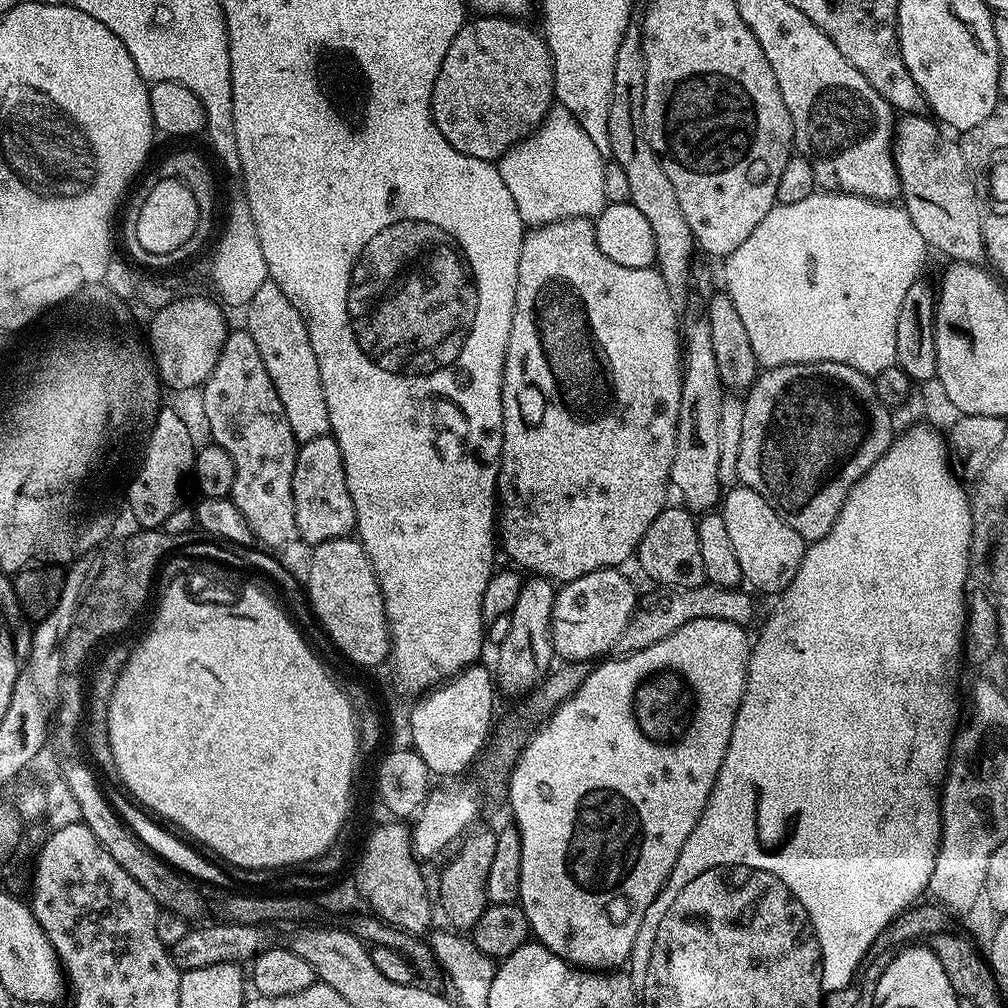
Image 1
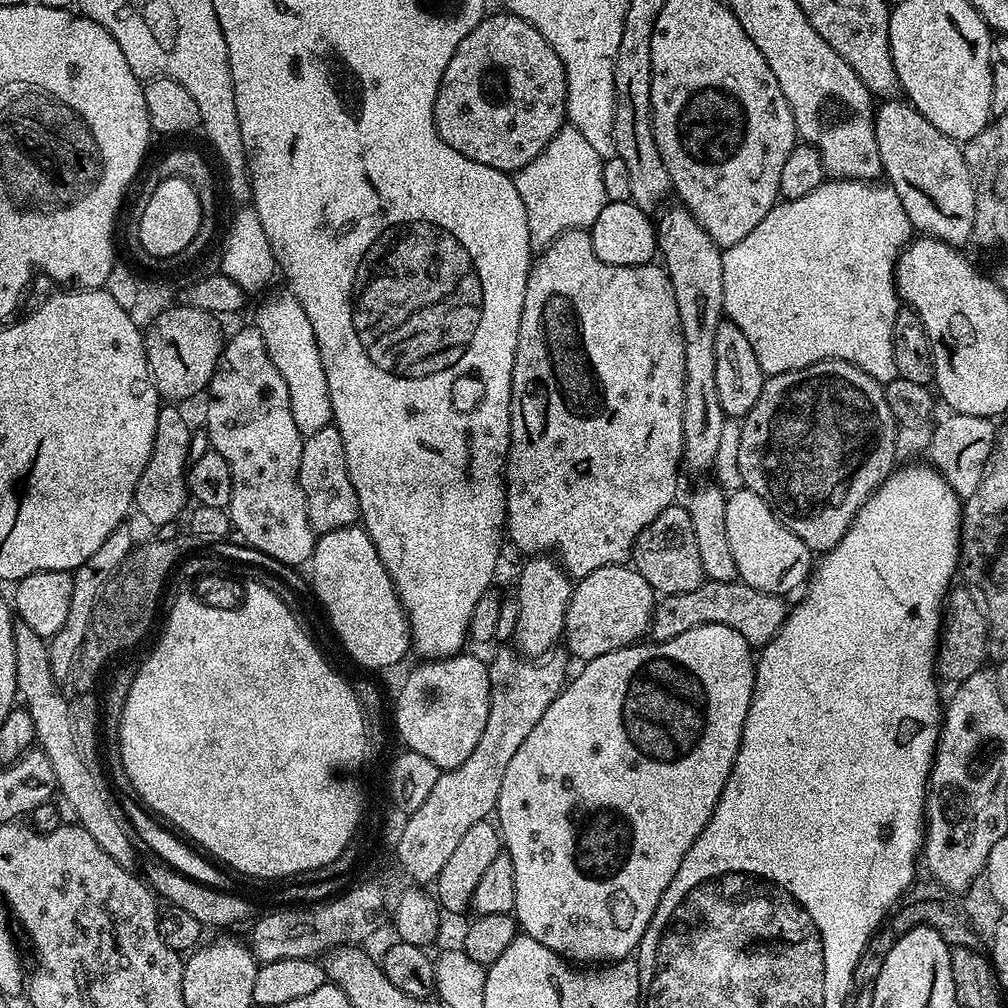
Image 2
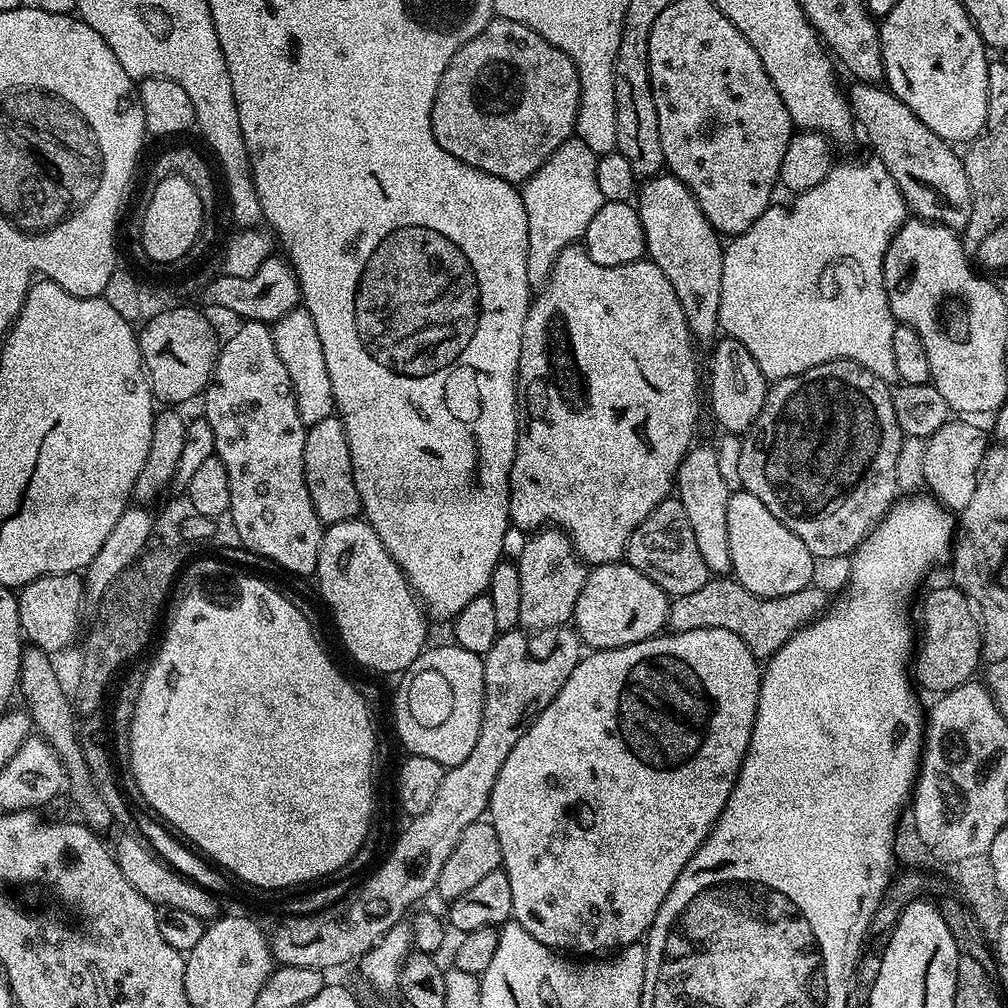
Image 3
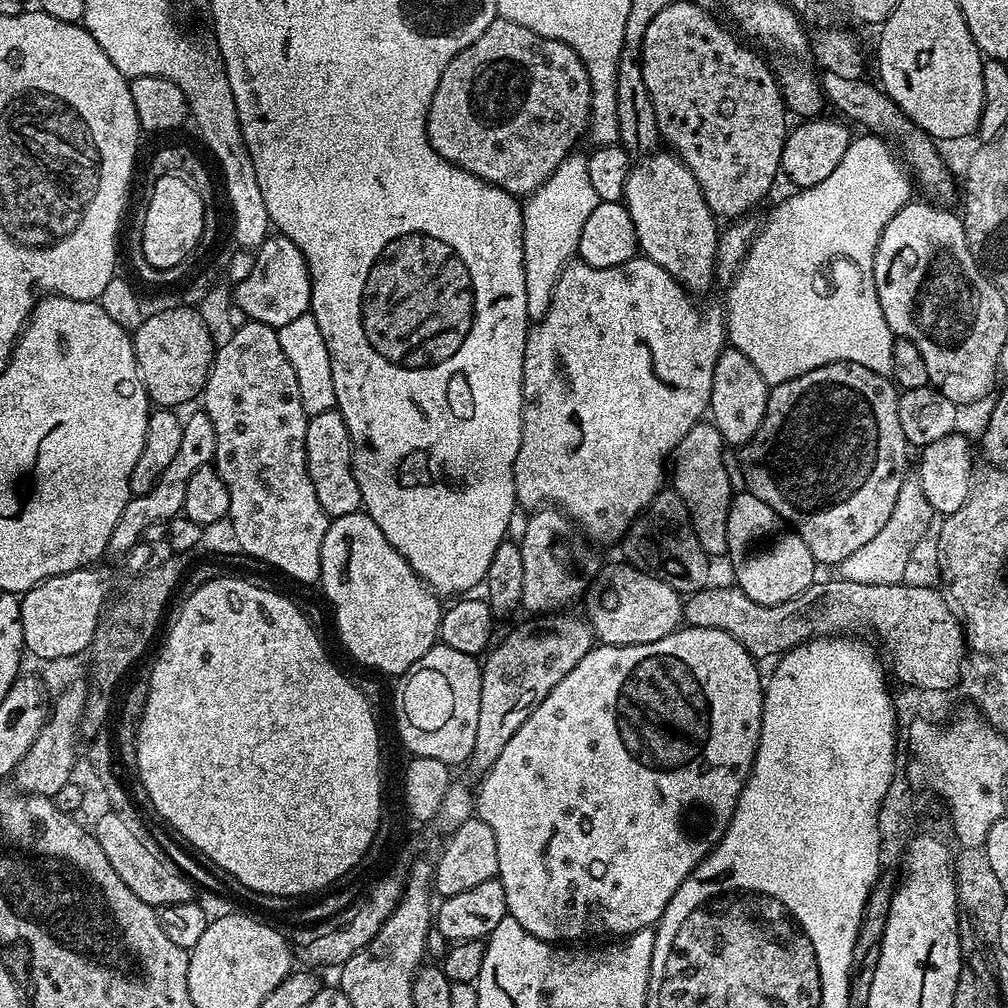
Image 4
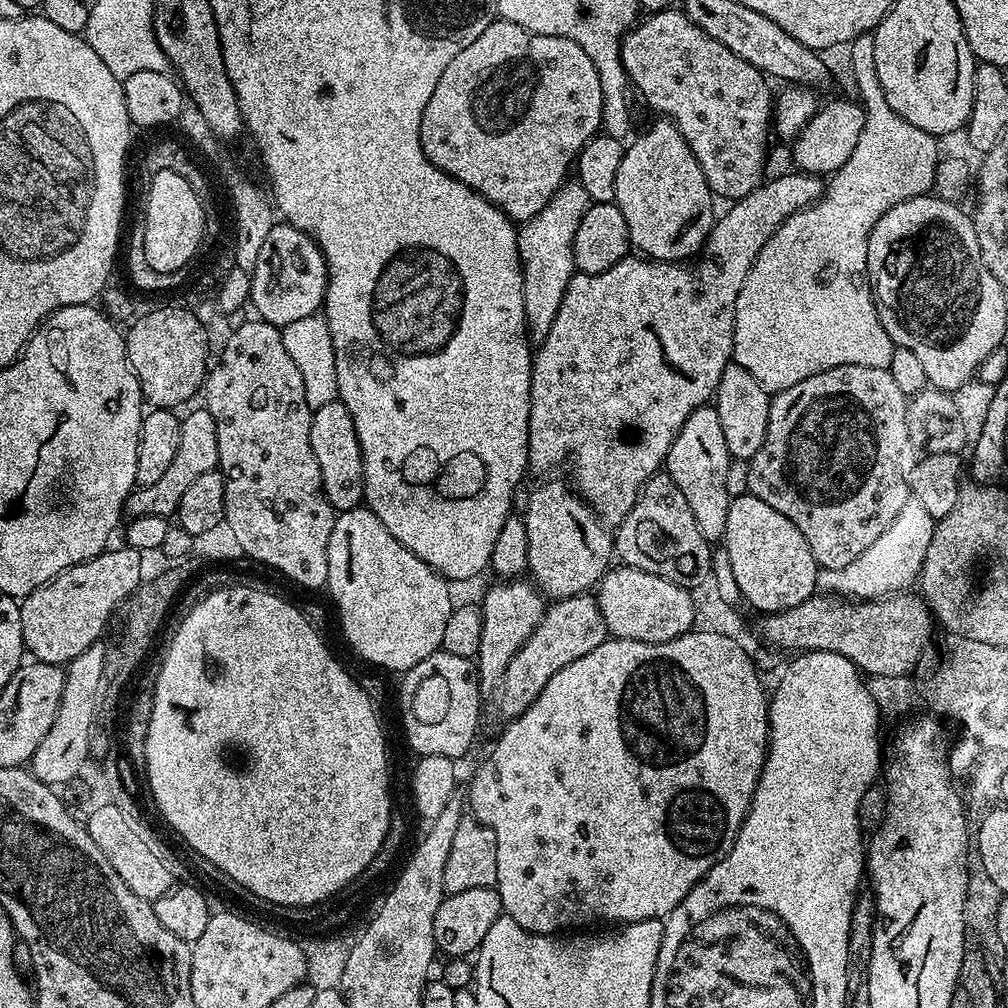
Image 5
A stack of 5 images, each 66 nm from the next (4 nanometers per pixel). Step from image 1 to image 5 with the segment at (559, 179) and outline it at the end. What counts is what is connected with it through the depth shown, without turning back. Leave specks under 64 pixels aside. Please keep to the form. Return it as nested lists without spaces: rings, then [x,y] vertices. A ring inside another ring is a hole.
[[[565,182],[560,185],[554,198],[550,198],[550,202],[546,202],[546,206],[534,214],[534,218],[519,225],[516,241],[520,251],[520,273],[524,276],[524,323],[528,325],[528,334],[533,341],[546,338],[554,322],[554,314],[558,314],[558,306],[562,306],[566,286],[576,272],[572,243],[574,234],[578,234],[578,222],[582,222],[589,203],[586,190],[582,190],[578,182]]]

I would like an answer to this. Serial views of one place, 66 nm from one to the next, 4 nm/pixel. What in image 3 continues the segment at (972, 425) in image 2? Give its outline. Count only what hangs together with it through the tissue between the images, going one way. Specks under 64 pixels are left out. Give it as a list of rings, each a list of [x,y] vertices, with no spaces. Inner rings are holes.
[[[952,418],[932,436],[927,437],[924,445],[924,482],[923,487],[934,497],[937,504],[949,513],[959,514],[966,506],[970,506],[970,498],[974,498],[976,480],[980,469],[984,466],[984,456],[990,447],[989,433],[984,433],[968,418]]]

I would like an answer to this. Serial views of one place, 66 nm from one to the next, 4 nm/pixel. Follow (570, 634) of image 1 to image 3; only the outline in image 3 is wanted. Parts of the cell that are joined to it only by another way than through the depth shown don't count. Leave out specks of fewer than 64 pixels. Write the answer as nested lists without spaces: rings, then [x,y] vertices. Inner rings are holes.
[[[627,562],[598,564],[589,571],[582,594],[578,594],[574,627],[589,649],[630,646],[665,631],[669,603],[668,593]]]

